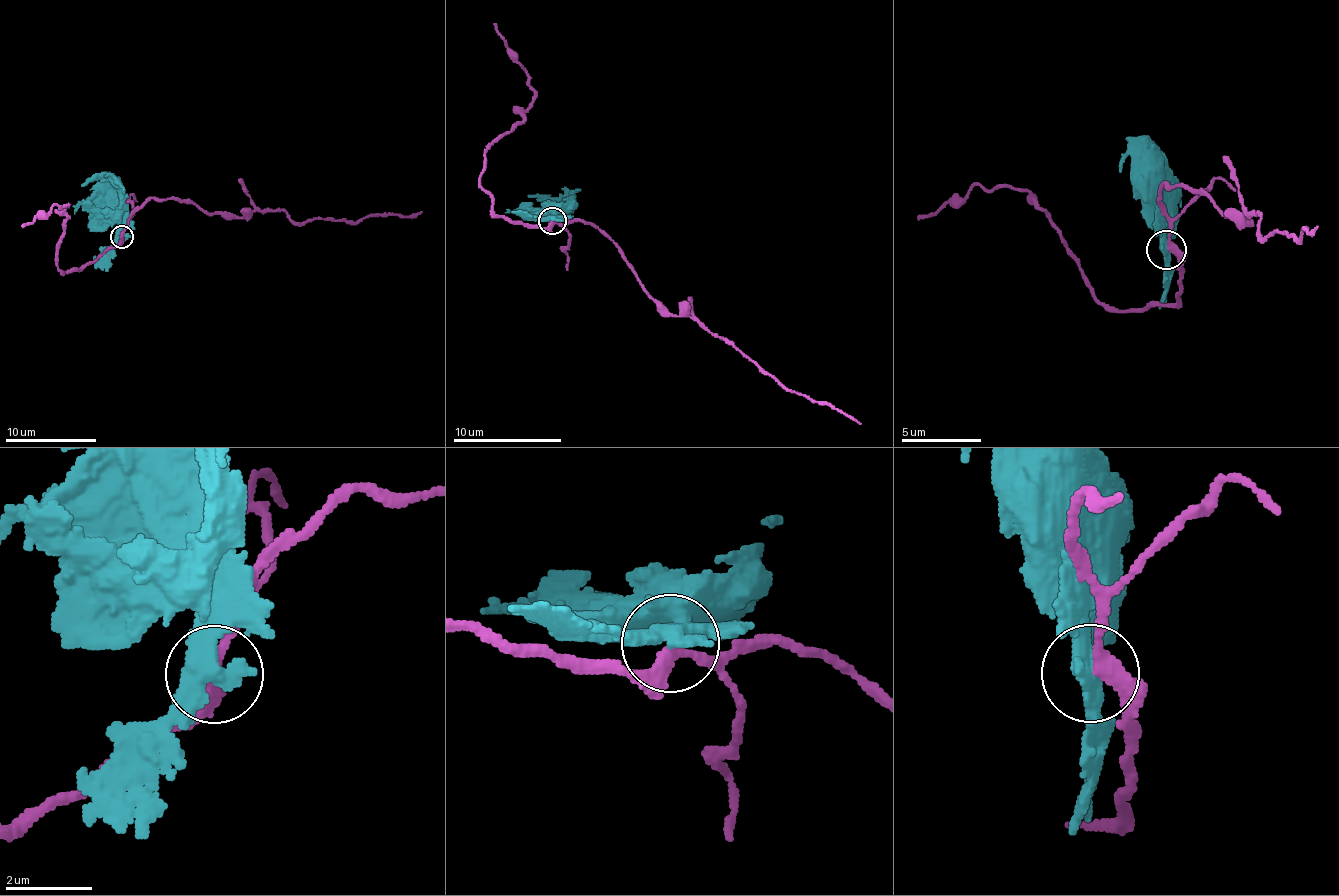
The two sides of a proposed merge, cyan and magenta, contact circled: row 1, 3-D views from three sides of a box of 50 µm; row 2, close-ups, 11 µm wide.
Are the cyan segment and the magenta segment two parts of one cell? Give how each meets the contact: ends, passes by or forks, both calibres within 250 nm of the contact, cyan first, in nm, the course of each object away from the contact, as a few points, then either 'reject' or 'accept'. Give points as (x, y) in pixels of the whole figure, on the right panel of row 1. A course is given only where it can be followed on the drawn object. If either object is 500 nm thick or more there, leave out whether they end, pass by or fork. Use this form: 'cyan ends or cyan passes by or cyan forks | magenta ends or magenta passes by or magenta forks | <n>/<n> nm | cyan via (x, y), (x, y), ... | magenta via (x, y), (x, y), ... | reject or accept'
cyan passes by | magenta passes by | 440/320 nm | cyan via (1165, 248), (1164, 180), (1157, 147), (1153, 159) | magenta via (1169, 248), (1165, 182), (1211, 192), (1246, 223), (1260, 213), (1260, 238), (1298, 241), (1316, 224) | reject

